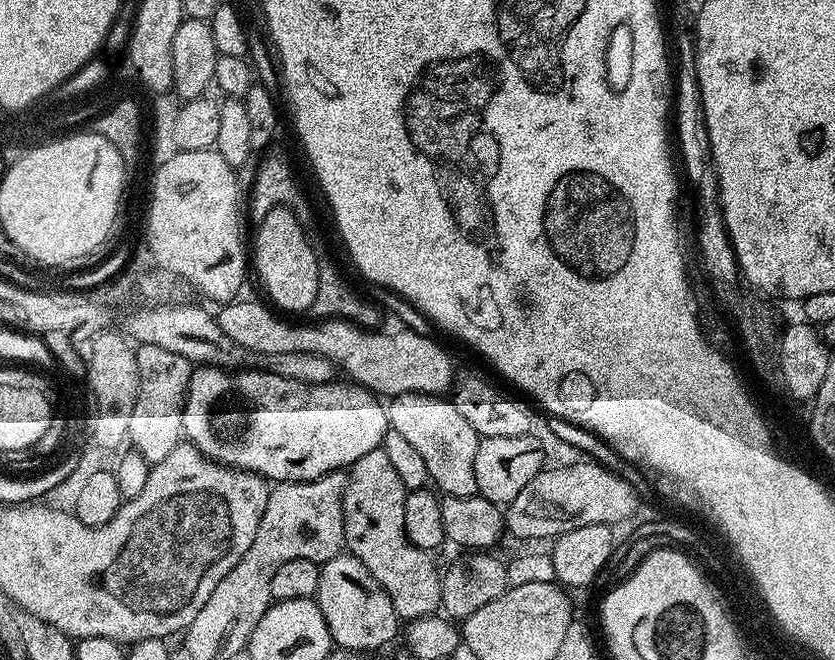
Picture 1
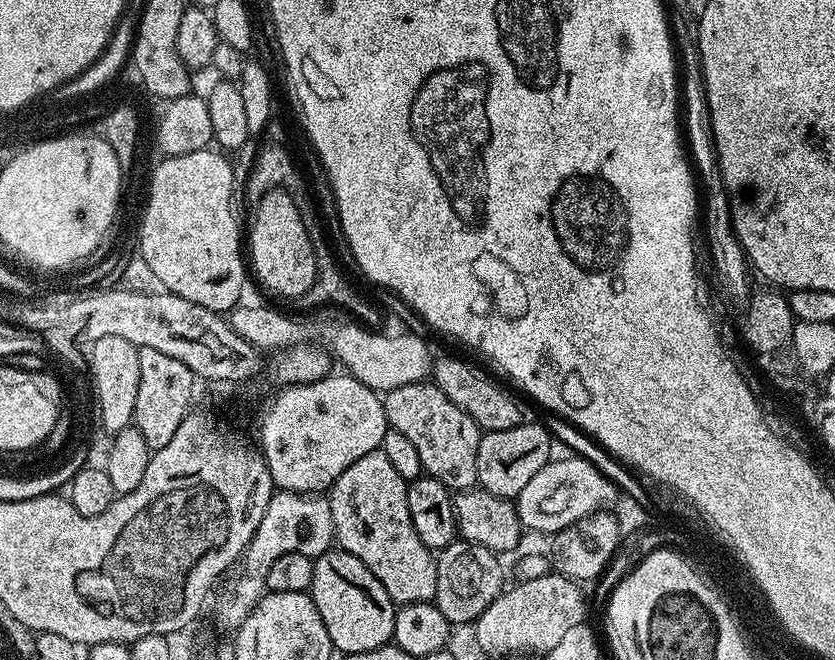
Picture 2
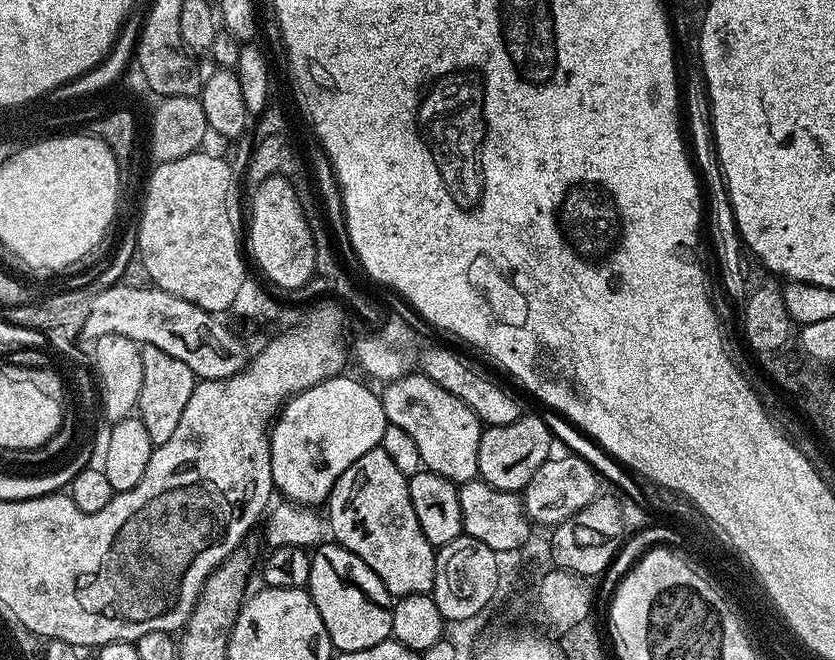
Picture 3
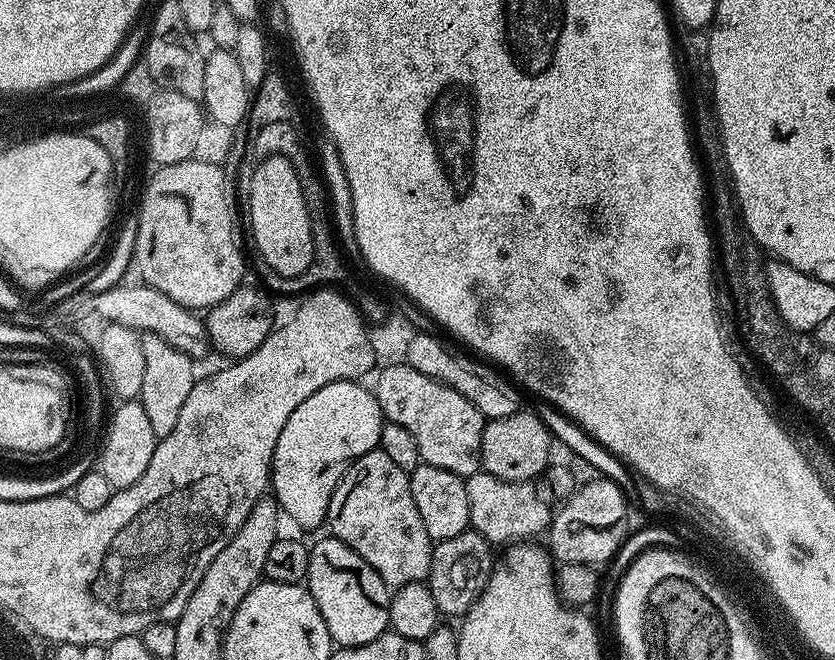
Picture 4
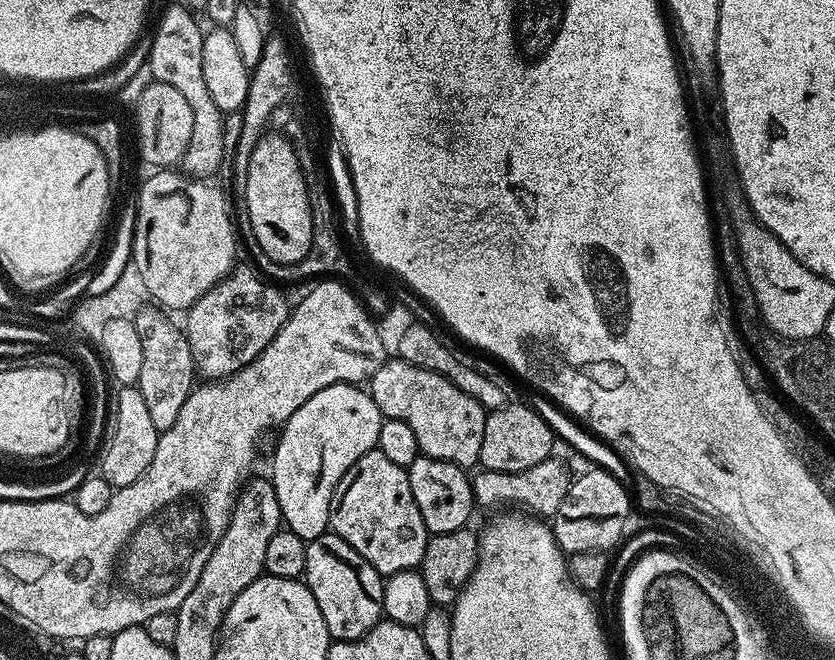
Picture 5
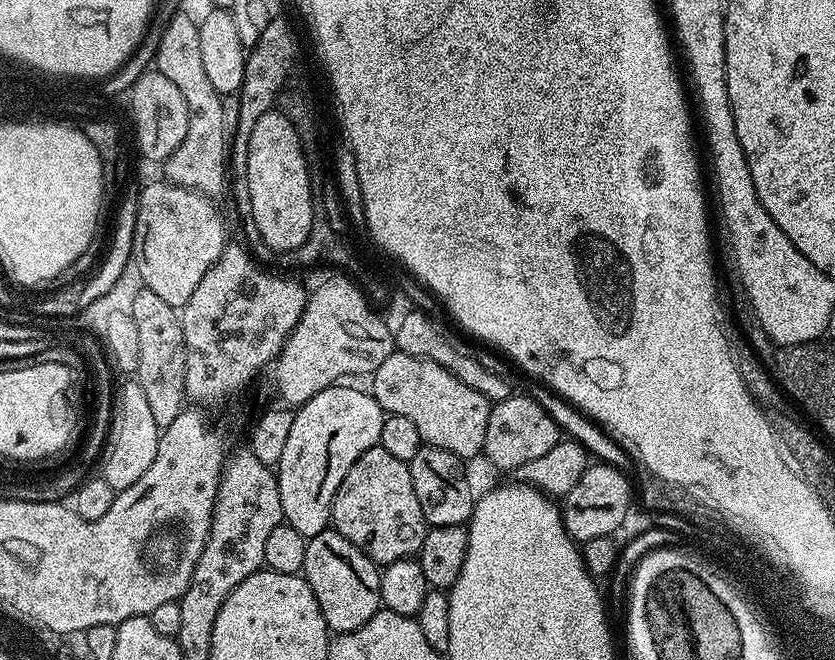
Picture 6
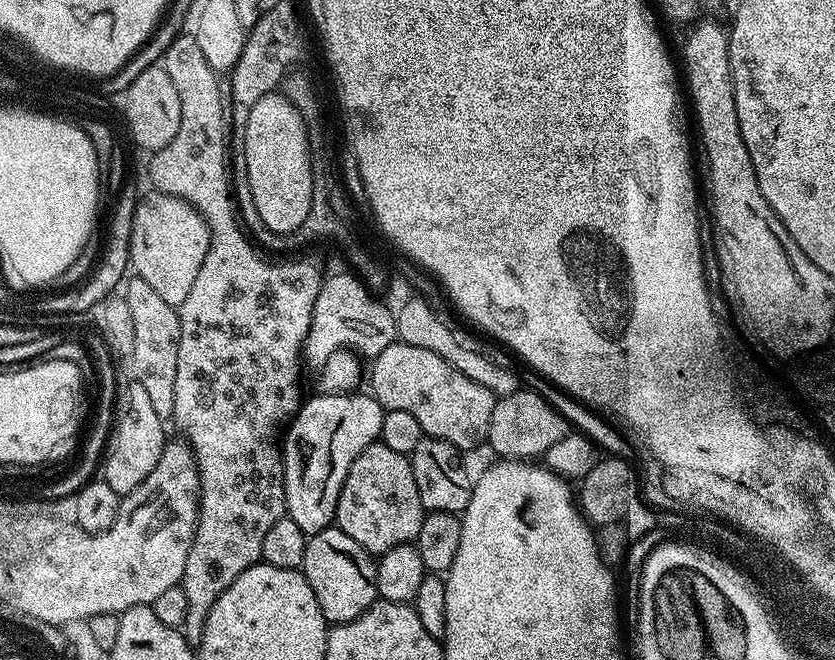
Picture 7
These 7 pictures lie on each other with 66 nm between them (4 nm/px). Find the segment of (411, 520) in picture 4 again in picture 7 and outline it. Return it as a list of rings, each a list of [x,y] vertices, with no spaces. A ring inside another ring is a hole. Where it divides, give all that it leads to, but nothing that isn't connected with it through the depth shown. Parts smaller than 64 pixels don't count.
[[[377,442],[354,458],[338,494],[334,524],[369,554],[379,554],[399,544],[413,543],[425,515],[411,459]]]

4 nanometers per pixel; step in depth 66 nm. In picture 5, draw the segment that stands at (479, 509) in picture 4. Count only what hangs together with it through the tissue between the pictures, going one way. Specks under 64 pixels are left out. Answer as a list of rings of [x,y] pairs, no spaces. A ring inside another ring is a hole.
[[[549,458],[538,462],[538,466],[530,466],[530,470],[518,470],[517,472],[477,471],[477,476],[471,477],[473,501],[479,507],[481,504],[484,508],[496,508],[492,510],[515,506],[537,518],[555,517],[556,512],[562,506],[562,498],[566,498],[570,483],[567,466],[556,459]]]

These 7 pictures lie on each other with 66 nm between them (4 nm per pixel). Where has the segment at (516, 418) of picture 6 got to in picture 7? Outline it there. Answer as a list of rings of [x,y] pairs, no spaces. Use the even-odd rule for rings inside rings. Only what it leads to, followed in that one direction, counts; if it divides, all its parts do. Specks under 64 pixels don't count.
[[[518,390],[514,394],[506,394],[499,397],[494,406],[494,414],[490,414],[488,423],[488,435],[486,437],[487,447],[492,447],[497,457],[500,458],[540,458],[554,442],[566,438],[570,431],[568,420],[550,405],[535,391]]]

